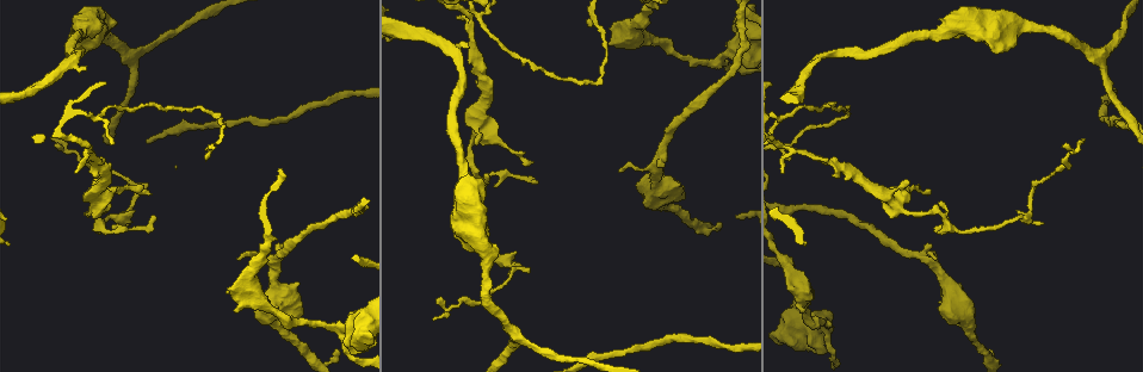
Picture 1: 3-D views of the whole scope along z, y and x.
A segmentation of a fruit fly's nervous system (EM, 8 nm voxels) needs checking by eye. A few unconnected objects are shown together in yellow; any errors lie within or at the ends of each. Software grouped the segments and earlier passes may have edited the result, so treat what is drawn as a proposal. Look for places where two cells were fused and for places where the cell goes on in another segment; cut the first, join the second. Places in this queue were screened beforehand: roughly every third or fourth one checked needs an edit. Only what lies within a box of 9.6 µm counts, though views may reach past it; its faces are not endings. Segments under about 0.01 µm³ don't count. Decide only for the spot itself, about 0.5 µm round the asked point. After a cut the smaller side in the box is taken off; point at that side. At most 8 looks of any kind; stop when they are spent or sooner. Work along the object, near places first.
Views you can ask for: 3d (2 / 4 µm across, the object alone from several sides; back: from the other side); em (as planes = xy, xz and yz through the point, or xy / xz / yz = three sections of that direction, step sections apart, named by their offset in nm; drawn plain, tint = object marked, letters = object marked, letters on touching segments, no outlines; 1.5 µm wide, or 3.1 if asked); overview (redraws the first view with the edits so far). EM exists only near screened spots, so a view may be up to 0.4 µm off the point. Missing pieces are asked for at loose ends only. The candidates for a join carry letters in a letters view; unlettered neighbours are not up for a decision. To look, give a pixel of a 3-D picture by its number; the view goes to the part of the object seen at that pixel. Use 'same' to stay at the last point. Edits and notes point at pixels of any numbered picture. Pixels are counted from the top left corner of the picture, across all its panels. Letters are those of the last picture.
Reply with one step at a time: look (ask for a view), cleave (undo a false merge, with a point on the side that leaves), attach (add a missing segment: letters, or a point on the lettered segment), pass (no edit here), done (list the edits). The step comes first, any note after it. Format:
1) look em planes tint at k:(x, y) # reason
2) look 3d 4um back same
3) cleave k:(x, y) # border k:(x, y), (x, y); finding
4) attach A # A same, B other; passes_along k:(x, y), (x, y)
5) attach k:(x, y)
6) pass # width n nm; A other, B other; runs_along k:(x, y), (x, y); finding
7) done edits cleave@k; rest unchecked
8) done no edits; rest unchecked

look em xy step 4 tint at 1:(738, 48) # thin neck

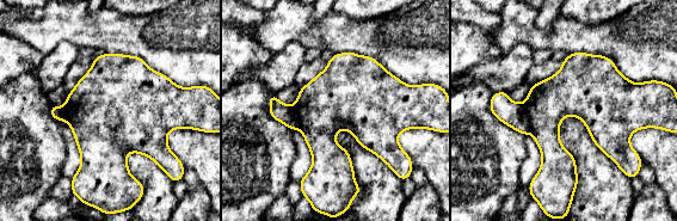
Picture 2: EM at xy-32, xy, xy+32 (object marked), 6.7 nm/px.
look em planes tint same

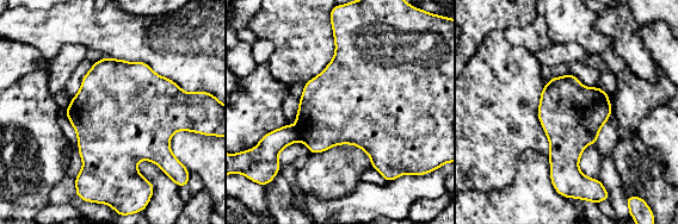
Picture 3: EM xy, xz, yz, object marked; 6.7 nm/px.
look em planes letters same # see the neighbours

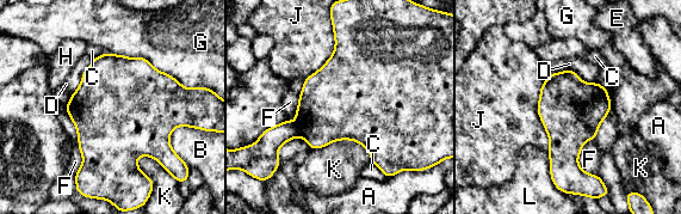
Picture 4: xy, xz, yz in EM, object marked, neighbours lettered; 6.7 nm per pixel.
cleave 4:(266, 146) # longest_contact G 600 nm; A other, B other, C other, D other, E other, F other, G other, H other, J other, K other, L other; border 4:(296, 124), (301, 135); a second cell is stuck on

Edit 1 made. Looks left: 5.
look overview # see it whole again

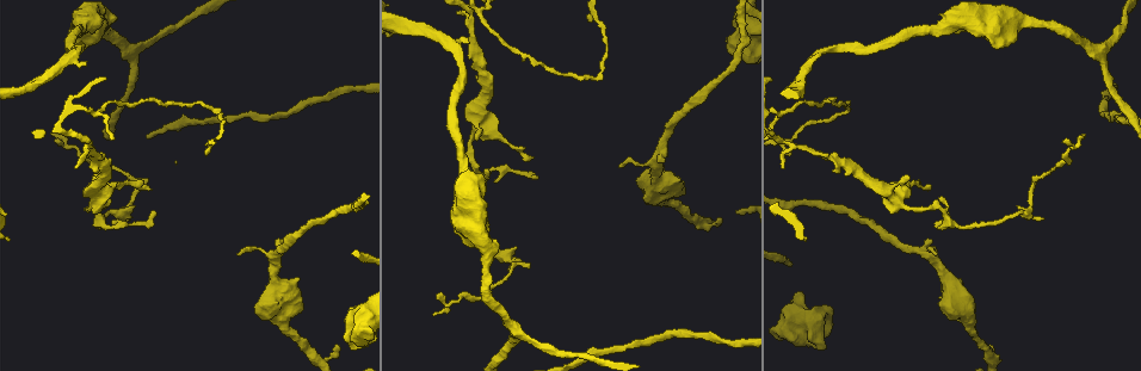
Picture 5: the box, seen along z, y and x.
look em yz step 8 tint at 5:(531, 158) # free end

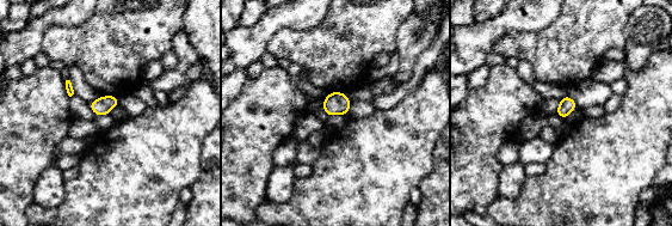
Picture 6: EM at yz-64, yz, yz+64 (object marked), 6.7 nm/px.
look em planes letters same

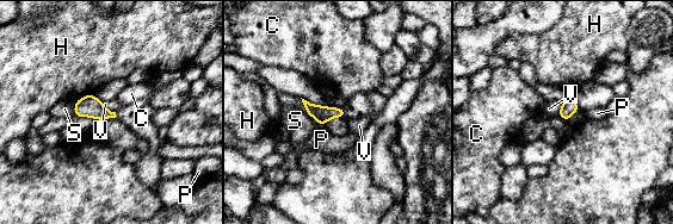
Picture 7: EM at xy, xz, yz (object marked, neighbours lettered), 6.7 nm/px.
pass # width 100 nm; C other, H other, P other, S other, V other; border 7:(102, 103), (106, 109), (115, 112); no lettered segment goes on from it

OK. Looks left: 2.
look 3d 4um at 5:(336, 347) # end of a long branch

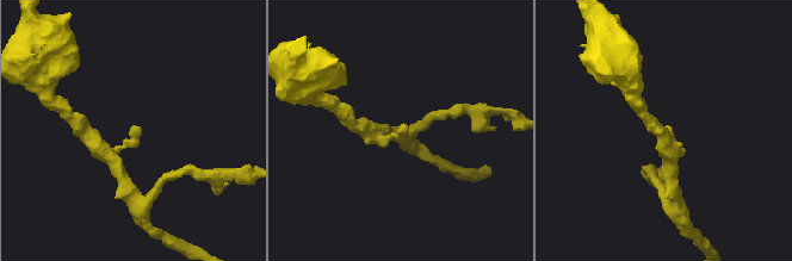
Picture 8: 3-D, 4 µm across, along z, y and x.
look em xz step 4 letters at 8:(135, 128)

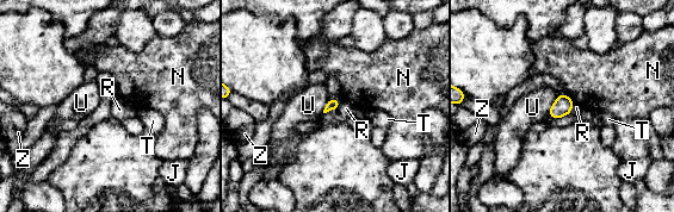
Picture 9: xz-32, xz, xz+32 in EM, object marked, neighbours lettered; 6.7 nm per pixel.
pass # J other, N other, R other, T other, U other, Z other; border 9:(558, 94), (548, 116); none of them fits

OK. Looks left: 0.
done edits cleave@4; rest unchecked

